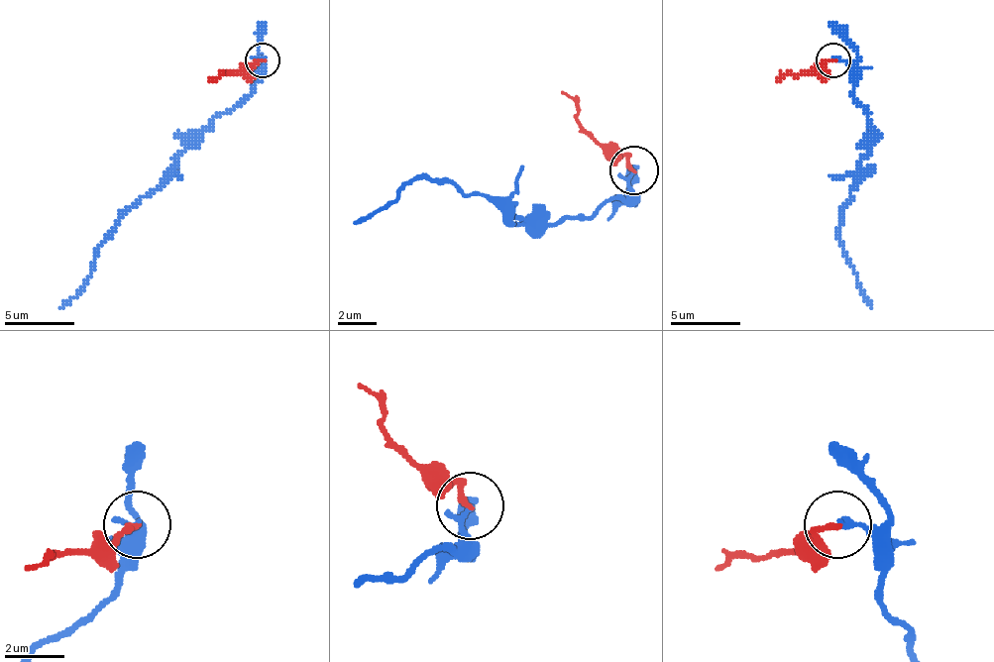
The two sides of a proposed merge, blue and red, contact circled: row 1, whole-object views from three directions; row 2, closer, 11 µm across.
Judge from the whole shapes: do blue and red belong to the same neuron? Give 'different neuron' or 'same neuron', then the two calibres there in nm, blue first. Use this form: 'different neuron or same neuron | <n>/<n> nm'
different neuron | 200/220 nm

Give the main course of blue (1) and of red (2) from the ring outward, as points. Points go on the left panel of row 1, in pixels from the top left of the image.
1: (262, 60), (255, 88), (230, 113), (220, 113), (119, 221), (87, 283), (59, 307)
2: (262, 60), (209, 81)

